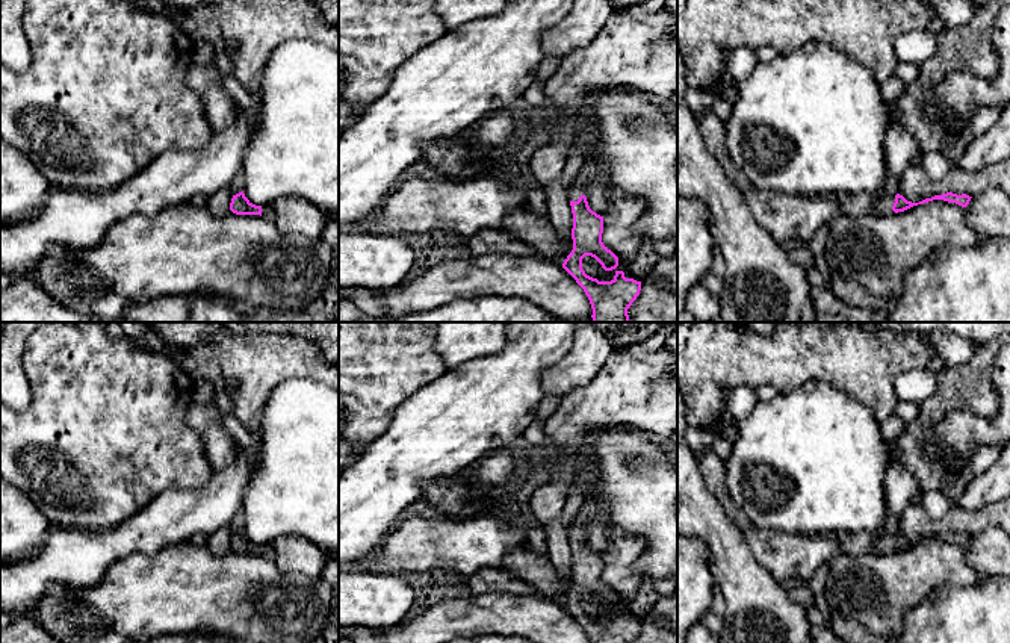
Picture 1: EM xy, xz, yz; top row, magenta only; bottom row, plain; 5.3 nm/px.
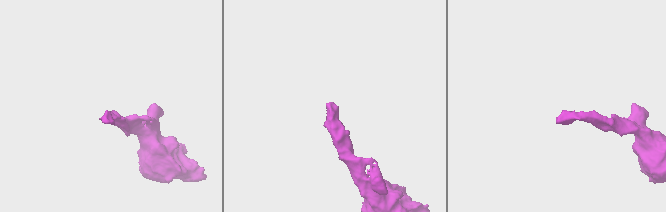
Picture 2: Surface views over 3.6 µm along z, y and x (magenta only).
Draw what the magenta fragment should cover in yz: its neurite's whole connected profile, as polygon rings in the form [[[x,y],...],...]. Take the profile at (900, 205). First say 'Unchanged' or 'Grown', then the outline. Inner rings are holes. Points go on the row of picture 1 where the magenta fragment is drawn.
Grown. [[[946,192],[946,194],[942,194],[942,195],[934,195],[931,198],[925,198],[919,203],[912,203],[912,201],[907,201],[900,194],[897,194],[895,197],[885,195],[871,206],[868,213],[871,213],[871,215],[891,215],[894,212],[898,213],[898,212],[904,212],[904,210],[907,210],[913,206],[924,204],[924,203],[928,203],[928,201],[933,201],[933,200],[943,200],[943,201],[956,203],[962,207],[966,207],[969,204],[971,198],[972,197],[969,197],[966,194],[957,195],[957,194],[953,194],[953,192]]]

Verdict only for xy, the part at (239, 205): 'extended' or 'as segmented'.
extended

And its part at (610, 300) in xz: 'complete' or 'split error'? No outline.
split error

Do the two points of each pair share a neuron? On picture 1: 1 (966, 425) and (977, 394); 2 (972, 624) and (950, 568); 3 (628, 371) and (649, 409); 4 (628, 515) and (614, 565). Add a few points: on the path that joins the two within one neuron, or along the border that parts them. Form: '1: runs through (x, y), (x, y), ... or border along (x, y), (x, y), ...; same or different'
1: border along (994, 413), (950, 410), (936, 422); different
2: border along (982, 580), (972, 586), (938, 586), (924, 601); different
3: runs through (628, 380), (644, 400); same
4: border along (646, 542), (617, 533), (604, 556); different

